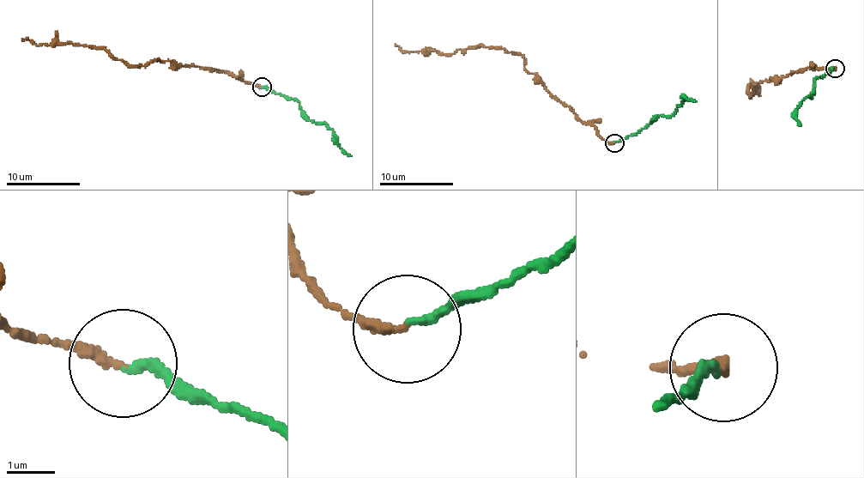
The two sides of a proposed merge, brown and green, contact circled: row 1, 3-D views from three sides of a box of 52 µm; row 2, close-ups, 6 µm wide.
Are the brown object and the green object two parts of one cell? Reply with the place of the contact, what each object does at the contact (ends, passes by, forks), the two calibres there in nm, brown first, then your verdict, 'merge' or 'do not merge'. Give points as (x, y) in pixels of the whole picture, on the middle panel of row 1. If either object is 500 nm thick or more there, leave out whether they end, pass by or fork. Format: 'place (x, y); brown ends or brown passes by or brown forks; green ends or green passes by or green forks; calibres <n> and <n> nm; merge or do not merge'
place (614, 143); brown ends; green ends; calibres 180 and 160 nm; do not merge

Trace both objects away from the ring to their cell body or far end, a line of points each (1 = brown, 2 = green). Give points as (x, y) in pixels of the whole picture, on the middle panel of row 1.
1: (614, 143), (564, 106), (524, 68), (520, 54), (482, 45), (453, 53), (404, 52), (395, 44)
2: (613, 142), (637, 135), (660, 115), (672, 116), (686, 98), (696, 101)

